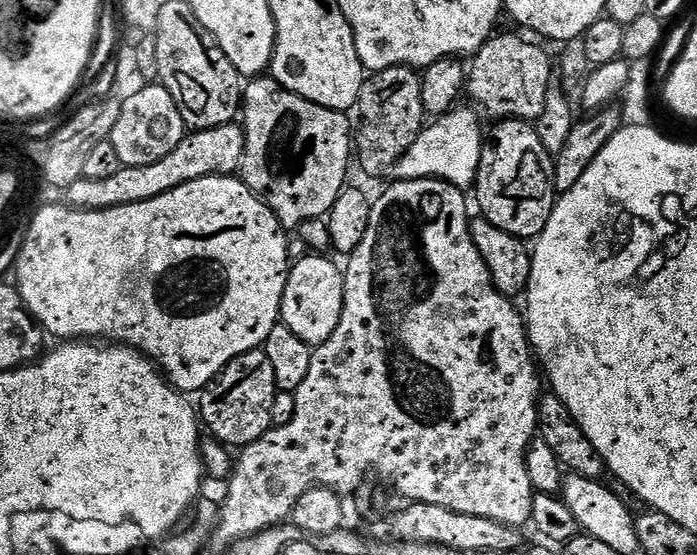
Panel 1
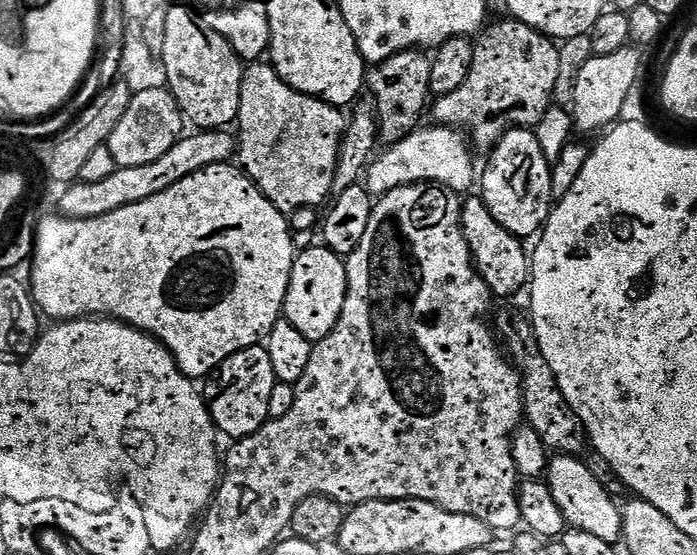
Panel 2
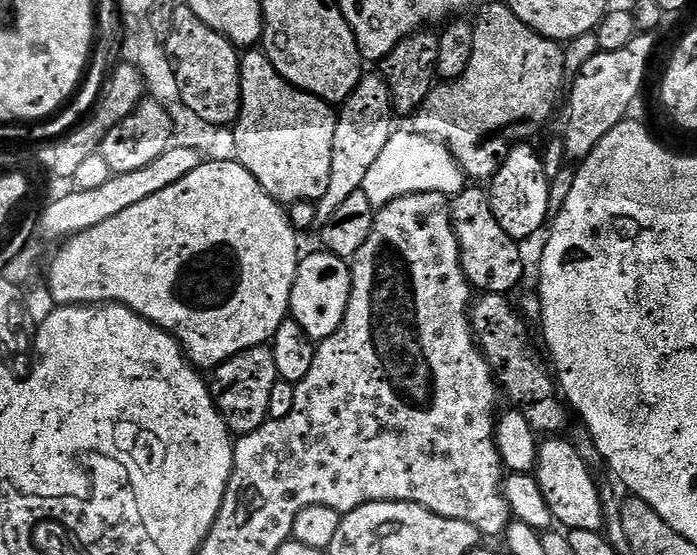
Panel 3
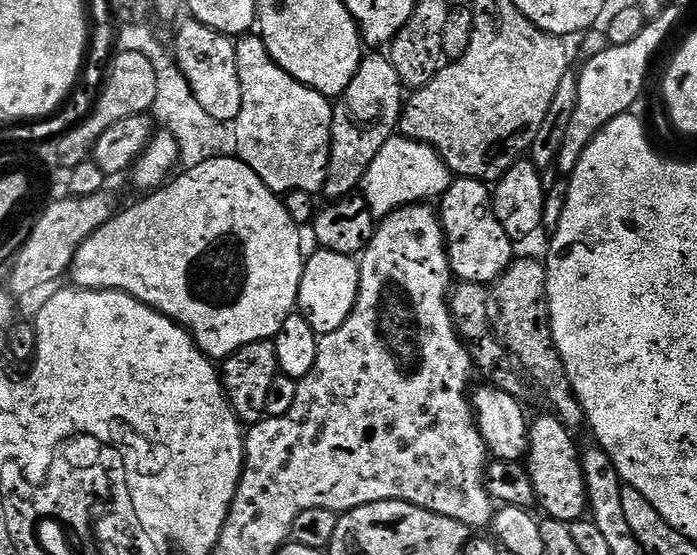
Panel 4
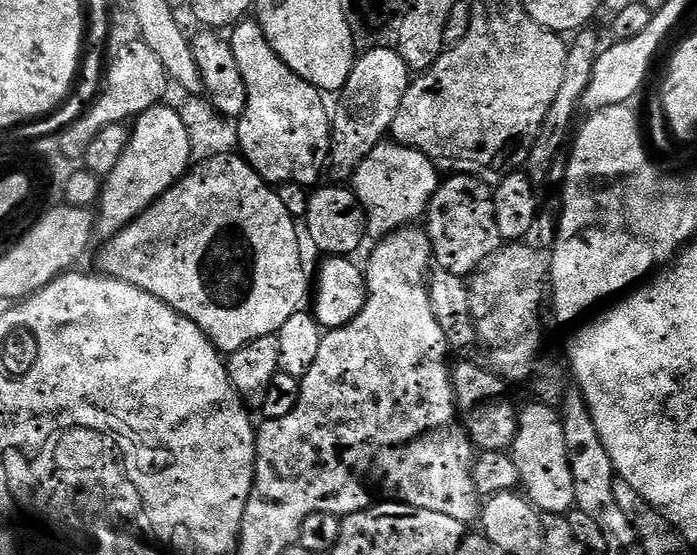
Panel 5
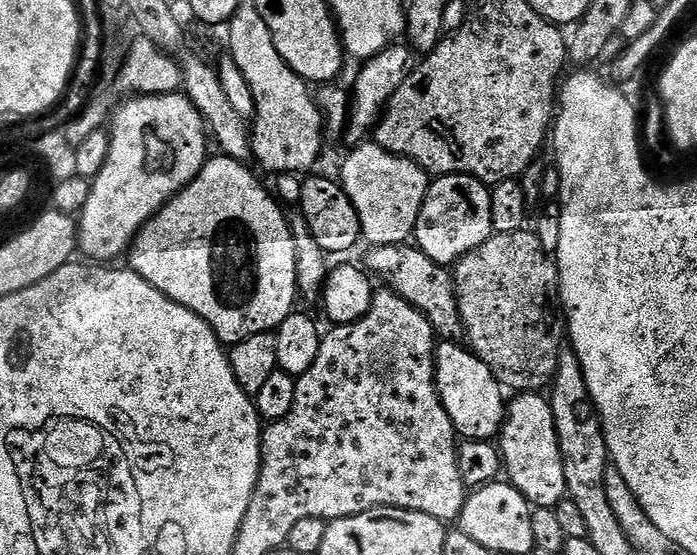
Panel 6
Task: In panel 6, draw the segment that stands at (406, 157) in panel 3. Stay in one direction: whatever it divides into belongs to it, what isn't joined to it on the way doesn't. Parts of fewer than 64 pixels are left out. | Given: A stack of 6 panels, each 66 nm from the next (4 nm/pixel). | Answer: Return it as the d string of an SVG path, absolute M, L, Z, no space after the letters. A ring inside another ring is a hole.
M365 142L353 147L340 168L339 183L344 186L344 193L354 202L354 210L358 210L360 234L369 245L402 244L413 239L418 222L418 214L422 210L422 202L428 193L429 173L425 172L415 160L404 156L396 156L386 151L375 142Z

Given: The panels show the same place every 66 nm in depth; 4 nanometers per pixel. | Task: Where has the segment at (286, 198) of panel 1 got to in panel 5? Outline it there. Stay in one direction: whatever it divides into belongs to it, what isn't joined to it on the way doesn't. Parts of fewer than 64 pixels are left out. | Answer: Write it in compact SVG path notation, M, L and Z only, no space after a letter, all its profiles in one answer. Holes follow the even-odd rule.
M245 18L235 25L230 32L230 43L238 62L238 74L246 82L246 110L235 125L239 155L270 185L319 185L324 163L327 165L330 160L332 132L330 108L324 105L320 89L298 78L274 54L255 18Z

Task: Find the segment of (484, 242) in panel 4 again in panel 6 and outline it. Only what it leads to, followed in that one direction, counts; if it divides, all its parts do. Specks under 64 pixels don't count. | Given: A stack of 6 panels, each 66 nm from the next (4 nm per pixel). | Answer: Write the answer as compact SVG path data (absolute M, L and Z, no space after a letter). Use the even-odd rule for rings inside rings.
M437 175L428 185L414 233L415 247L421 248L435 264L455 265L466 254L478 250L494 235L492 194L489 185L473 176Z

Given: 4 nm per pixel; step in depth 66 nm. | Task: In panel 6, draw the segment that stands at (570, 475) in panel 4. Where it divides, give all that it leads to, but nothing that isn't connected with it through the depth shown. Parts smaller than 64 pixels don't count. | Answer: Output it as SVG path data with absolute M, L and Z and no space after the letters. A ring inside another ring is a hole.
M525 392L517 395L515 399L516 401L508 404L508 418L504 421L504 429L498 437L500 455L504 457L504 472L529 504L536 508L555 510L565 503L568 482L554 426L552 405L543 395L535 392Z

